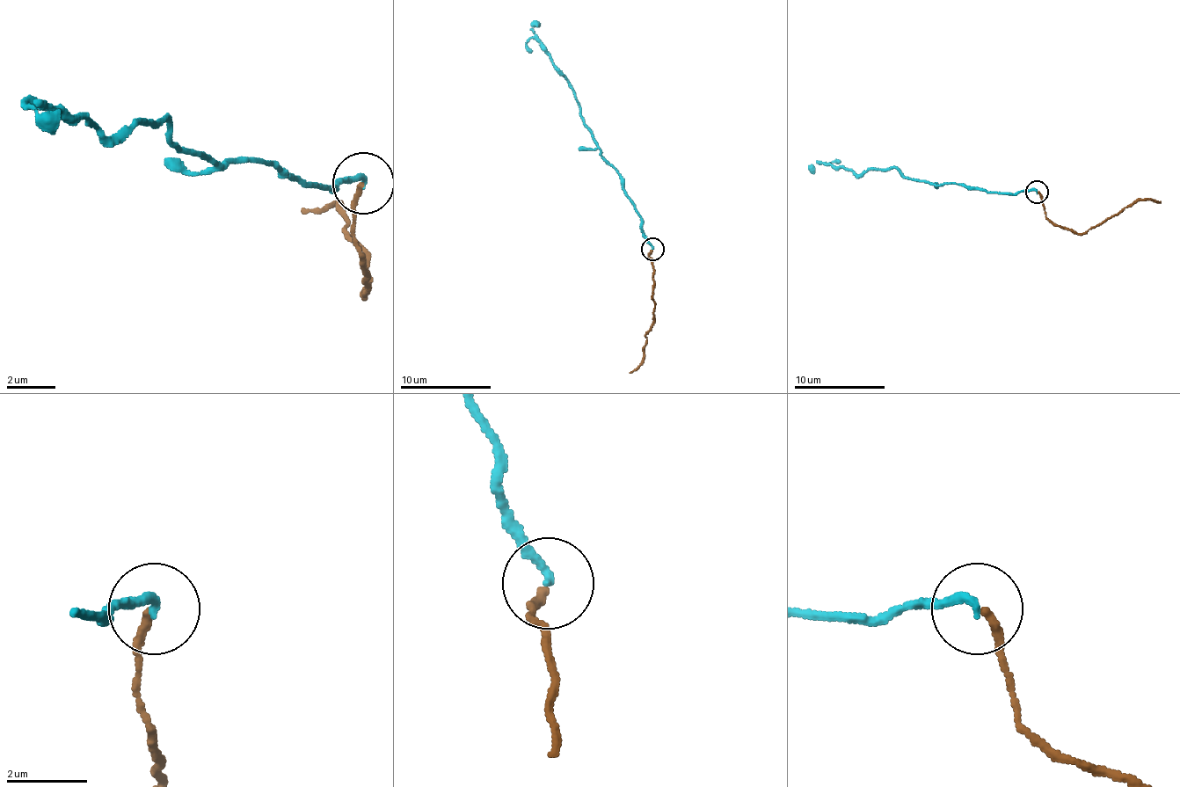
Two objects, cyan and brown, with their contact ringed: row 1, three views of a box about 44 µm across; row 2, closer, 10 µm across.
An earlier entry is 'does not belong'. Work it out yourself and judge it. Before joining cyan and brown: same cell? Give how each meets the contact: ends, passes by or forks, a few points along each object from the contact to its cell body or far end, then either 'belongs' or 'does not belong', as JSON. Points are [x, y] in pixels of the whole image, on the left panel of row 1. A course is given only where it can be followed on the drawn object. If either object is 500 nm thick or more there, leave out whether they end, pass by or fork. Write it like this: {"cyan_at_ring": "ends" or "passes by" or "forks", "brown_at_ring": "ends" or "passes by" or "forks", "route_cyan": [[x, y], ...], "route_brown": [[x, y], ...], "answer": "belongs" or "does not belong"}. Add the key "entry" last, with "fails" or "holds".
{"cyan_at_ring": "ends", "brown_at_ring": "ends", "route_cyan": [[365, 181], [309, 187], [273, 163], [230, 163], [181, 150], [163, 120], [120, 138], [40, 108], [53, 132]], "route_brown": [[365, 181], [353, 206], [365, 297], [371, 261], [340, 206], [303, 206]], "answer": "belongs", "entry": "fails"}

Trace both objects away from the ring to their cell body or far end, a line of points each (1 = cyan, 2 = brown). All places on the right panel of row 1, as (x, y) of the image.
1: (1036, 191), (988, 193), (958, 184), (906, 179), (895, 168), (875, 168), (859, 175), (816, 163), (812, 172)
2: (1038, 191), (1045, 215), (1079, 234), (1138, 200), (1161, 200)

